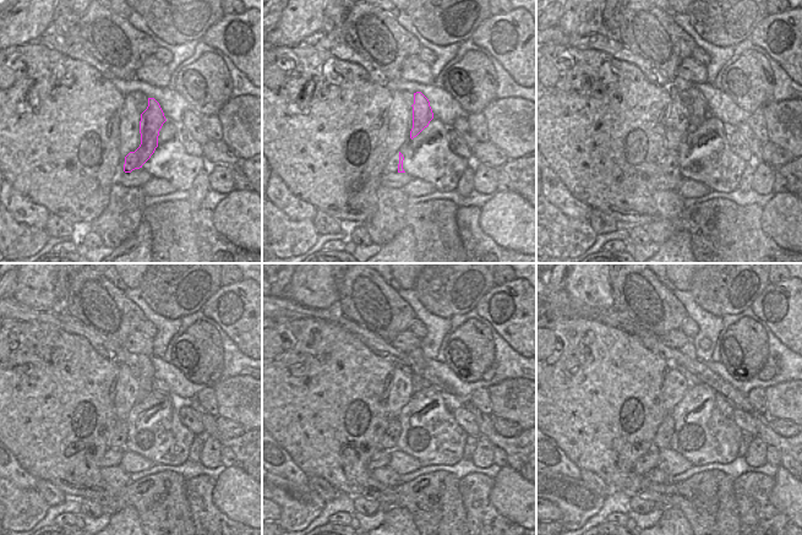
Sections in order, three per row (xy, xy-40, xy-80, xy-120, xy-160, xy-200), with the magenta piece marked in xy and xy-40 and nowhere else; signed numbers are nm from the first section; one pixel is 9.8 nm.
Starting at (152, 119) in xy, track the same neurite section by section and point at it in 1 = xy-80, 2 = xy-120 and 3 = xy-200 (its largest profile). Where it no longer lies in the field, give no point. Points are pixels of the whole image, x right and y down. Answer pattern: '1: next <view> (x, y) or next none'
1: next xy-80 (698, 110)
2: next xy-120 (146, 378)
3: next xy-200 (688, 349)

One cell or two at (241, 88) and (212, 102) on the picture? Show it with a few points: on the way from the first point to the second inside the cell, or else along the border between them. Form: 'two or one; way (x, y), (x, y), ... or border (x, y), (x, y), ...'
two; border (225, 65), (232, 80), (232, 97)

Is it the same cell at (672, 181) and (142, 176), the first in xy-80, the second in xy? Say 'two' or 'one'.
one

